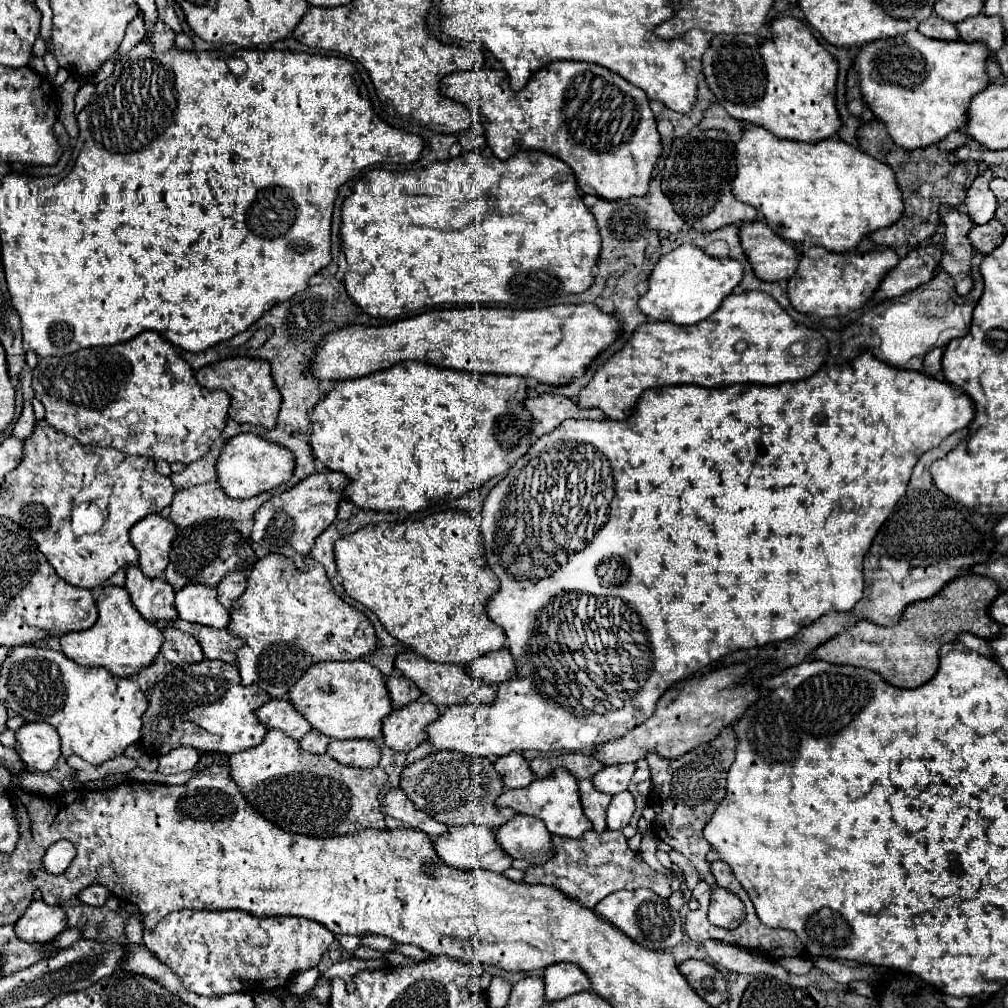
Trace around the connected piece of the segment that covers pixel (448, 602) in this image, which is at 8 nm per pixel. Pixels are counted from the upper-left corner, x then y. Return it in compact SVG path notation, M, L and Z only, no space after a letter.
M441 511L435 515L429 515L425 519L417 519L417 521L403 521L403 523L377 523L377 525L369 525L363 527L359 531L355 531L349 537L343 537L339 541L335 541L335 563L337 563L337 571L341 577L341 585L345 589L345 593L363 603L367 609L371 609L379 621L383 623L383 627L401 643L409 645L411 649L415 649L419 655L423 655L429 661L435 663L455 663L461 667L465 667L467 663L471 663L475 657L481 657L483 653L491 653L495 649L501 649L505 645L505 633L501 627L497 627L489 617L487 617L487 601L493 593L497 593L499 589L499 581L493 575L493 571L489 569L487 561L485 561L485 545L483 545L483 537L479 535L479 521L475 517L471 517L467 511Z

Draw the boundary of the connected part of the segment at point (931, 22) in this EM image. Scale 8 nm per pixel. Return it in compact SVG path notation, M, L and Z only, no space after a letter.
M931 15L927 21L923 21L919 25L919 31L931 39L945 39L945 41L957 41L959 39L957 27L949 21L943 21L937 15Z

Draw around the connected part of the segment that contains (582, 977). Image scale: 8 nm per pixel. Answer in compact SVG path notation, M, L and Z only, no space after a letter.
M555 963L549 965L545 975L545 999L559 1001L579 991L591 991L587 975L573 963Z

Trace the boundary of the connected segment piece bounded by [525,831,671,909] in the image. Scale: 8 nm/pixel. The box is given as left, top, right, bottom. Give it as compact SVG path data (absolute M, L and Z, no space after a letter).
M585 831L579 839L563 839L553 837L555 857L539 867L531 867L525 871L525 883L529 885L551 885L575 897L583 907L593 909L601 899L619 891L619 889L639 889L647 887L661 897L669 897L669 879L653 871L637 851L631 851L627 839L621 831L603 831L601 835L595 831Z

